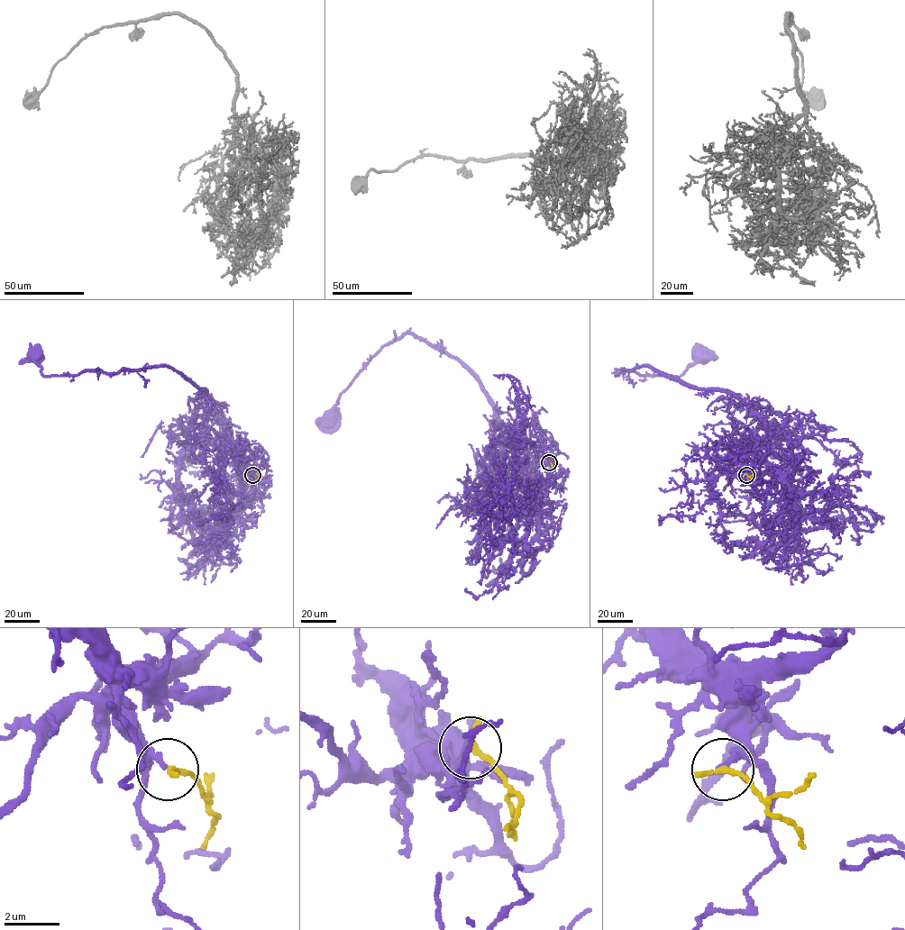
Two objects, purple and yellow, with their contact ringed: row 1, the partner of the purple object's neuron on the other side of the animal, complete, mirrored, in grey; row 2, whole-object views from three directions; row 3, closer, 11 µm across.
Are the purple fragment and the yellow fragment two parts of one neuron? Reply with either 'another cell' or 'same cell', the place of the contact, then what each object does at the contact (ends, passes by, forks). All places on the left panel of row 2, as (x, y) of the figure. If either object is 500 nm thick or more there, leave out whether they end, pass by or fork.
same cell; place (252, 475); purple ends; yellow ends

